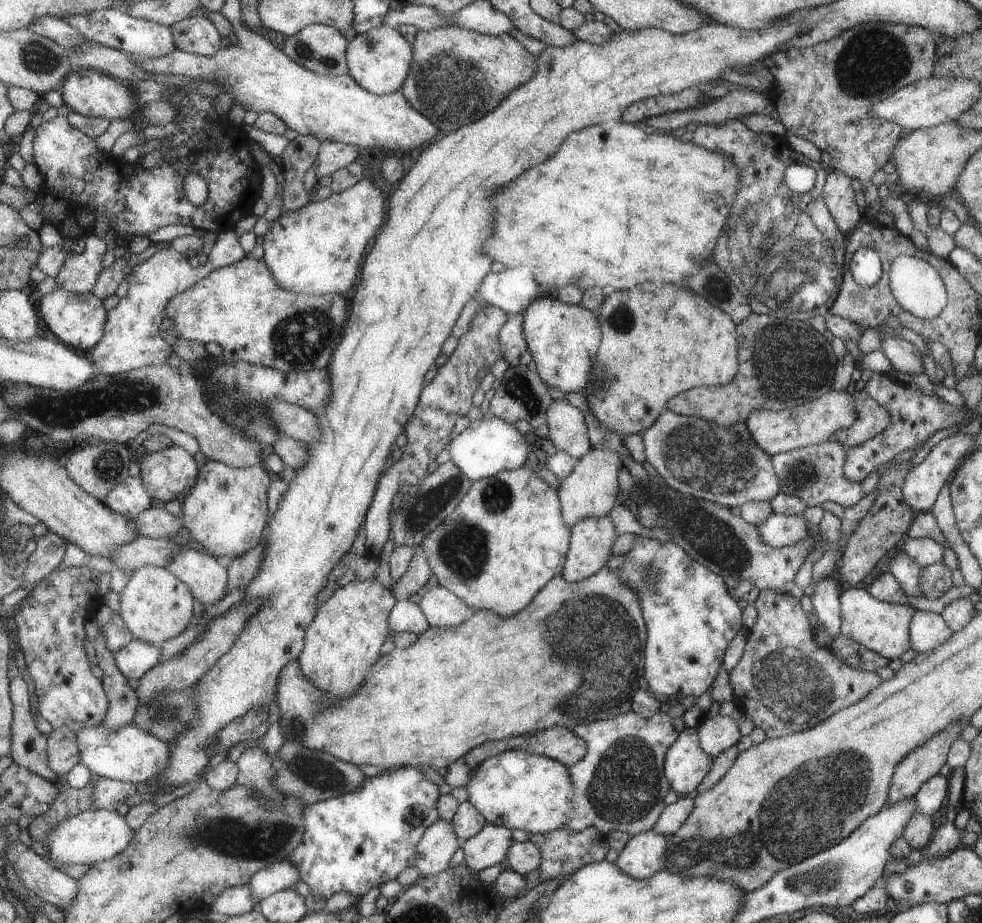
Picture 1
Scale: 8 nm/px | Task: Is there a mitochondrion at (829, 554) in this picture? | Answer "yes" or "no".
no

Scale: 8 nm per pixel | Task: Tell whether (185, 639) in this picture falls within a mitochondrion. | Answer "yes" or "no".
no

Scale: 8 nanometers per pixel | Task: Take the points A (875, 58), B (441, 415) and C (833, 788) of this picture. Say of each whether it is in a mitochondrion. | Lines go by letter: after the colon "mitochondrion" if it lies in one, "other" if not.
A: mitochondrion
B: other
C: mitochondrion

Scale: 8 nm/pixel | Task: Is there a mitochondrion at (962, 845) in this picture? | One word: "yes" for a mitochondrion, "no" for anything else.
no

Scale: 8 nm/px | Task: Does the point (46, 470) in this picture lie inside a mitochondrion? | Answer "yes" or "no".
no

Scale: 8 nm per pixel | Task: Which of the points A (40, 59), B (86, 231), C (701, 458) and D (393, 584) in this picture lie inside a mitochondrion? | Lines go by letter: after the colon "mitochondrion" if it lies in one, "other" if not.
A: mitochondrion
B: other
C: mitochondrion
D: other

